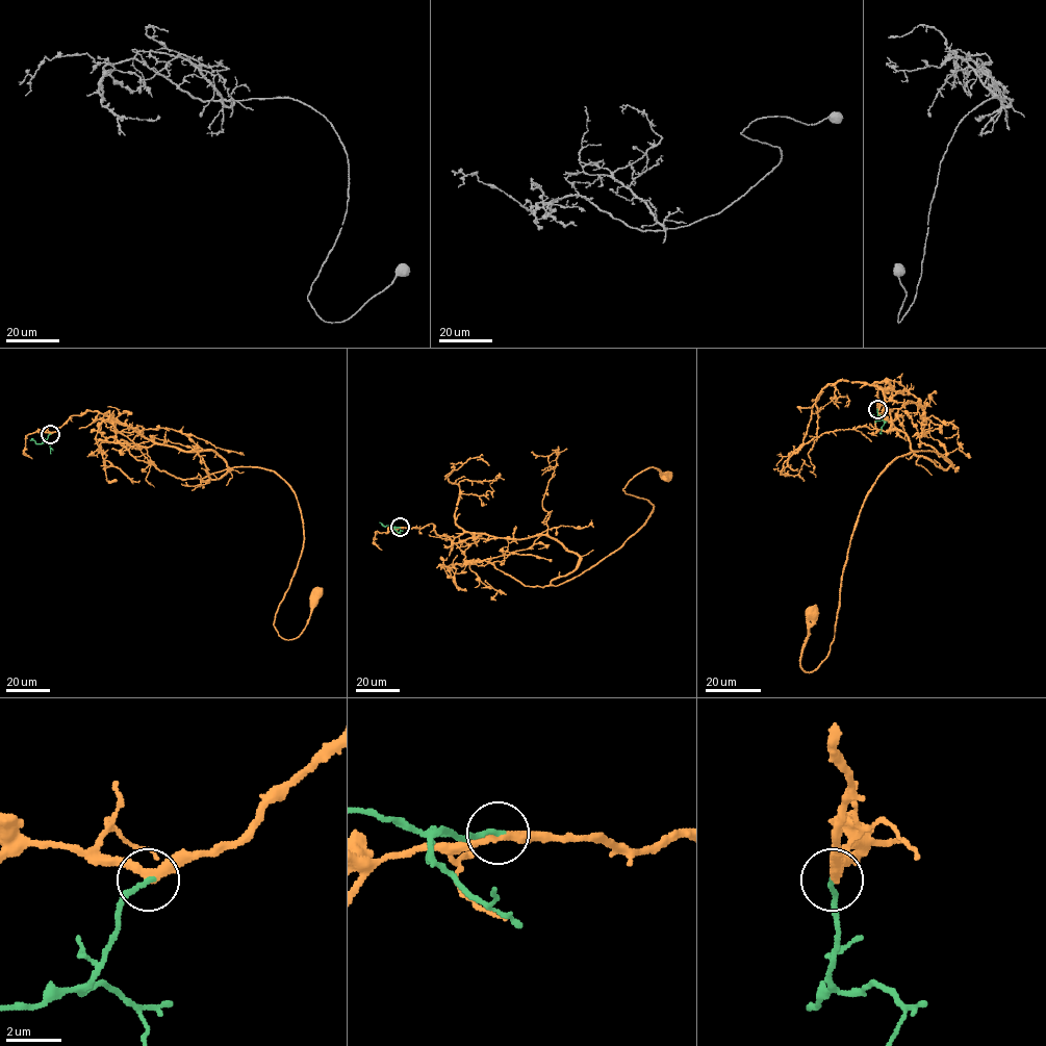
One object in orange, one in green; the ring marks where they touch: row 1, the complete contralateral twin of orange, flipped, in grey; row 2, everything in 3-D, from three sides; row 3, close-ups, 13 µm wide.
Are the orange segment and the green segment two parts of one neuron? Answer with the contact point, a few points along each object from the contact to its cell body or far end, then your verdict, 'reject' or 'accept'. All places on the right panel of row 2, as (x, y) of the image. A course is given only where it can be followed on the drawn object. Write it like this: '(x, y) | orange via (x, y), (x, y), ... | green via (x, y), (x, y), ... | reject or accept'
(877, 409) | orange via (876, 409), (874, 382), (914, 394), (920, 440), (953, 465), (914, 451), (881, 473), (811, 672), (815, 614) | green via (876, 409), (874, 422), (876, 418), (870, 416) | accept

